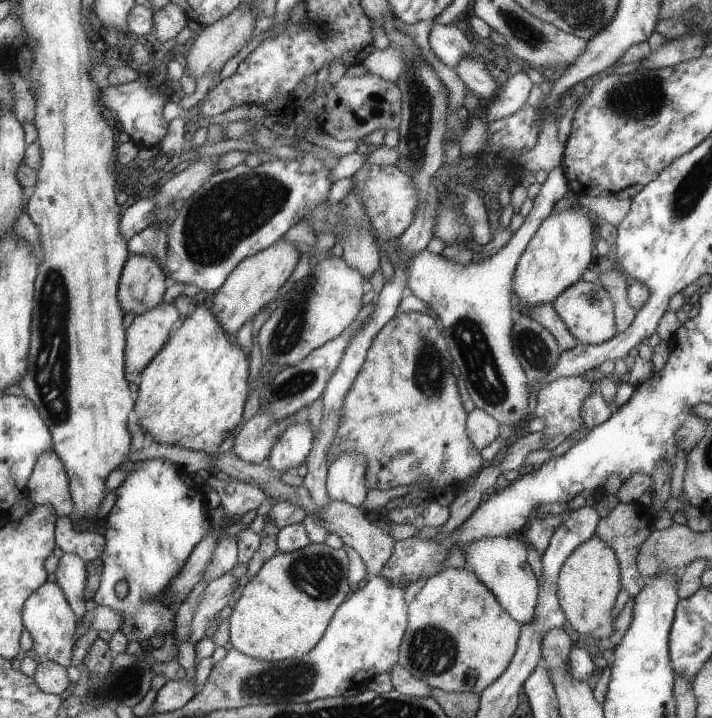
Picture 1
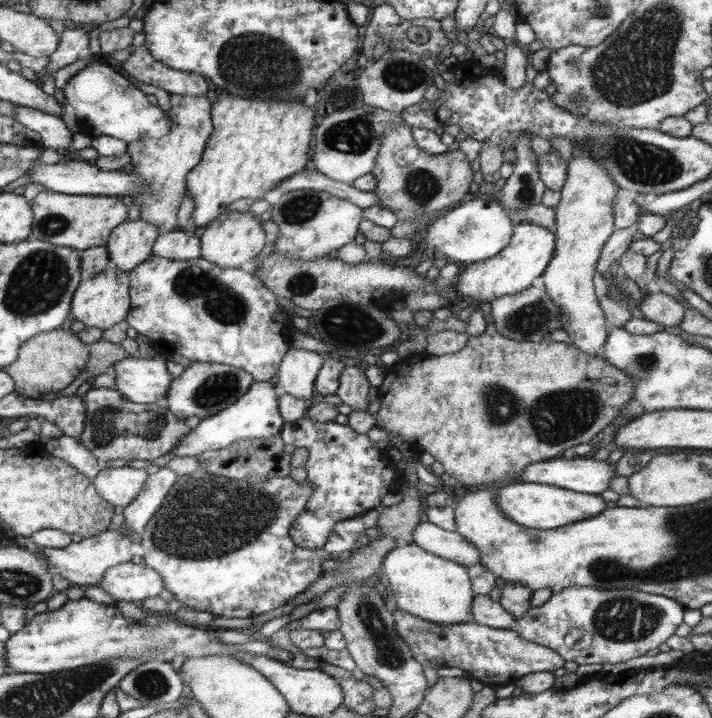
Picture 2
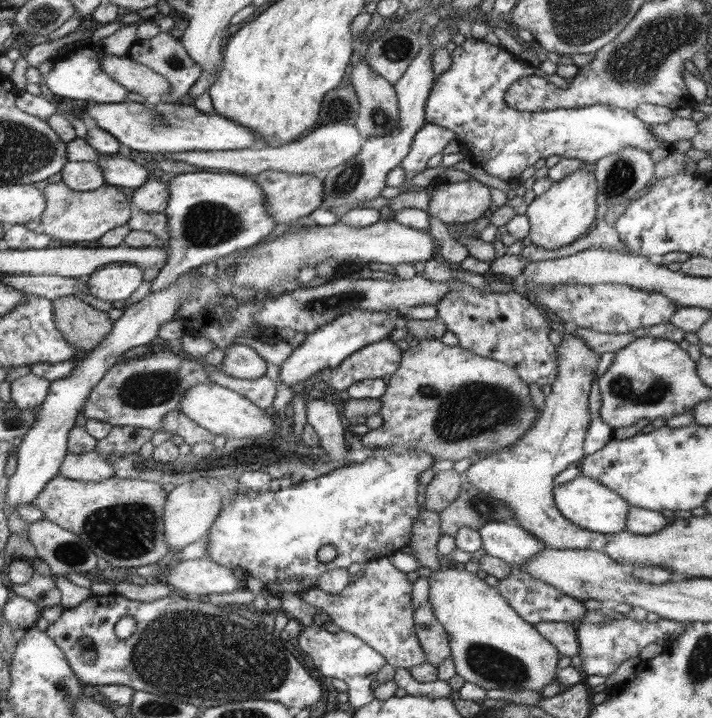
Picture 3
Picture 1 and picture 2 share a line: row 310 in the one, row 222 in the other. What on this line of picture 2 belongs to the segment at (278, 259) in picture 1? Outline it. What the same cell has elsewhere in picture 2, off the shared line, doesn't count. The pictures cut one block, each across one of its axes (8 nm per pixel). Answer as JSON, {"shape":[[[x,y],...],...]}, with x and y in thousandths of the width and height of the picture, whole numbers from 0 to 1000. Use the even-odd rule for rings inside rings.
{"shape":[[[334,294],[315,295],[292,316],[284,319],[279,327],[282,358],[309,369],[312,373],[337,373],[343,365],[354,364],[371,343],[374,343],[374,323],[369,319],[368,304],[354,297]]]}

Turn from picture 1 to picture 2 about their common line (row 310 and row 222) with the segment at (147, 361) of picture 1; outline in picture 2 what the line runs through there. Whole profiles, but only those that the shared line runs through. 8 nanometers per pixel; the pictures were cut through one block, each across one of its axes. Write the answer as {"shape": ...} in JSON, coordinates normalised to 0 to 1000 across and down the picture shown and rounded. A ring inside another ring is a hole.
{"shape":[[[239,132],[242,150],[235,157],[240,162],[243,175],[229,192],[198,192],[178,202],[183,228],[188,231],[187,242],[192,242],[204,260],[191,269],[187,284],[197,291],[202,308],[219,313],[222,325],[243,323],[250,313],[250,291],[263,270],[261,245],[284,220],[289,196],[299,182],[295,167],[295,142],[289,134]]]}

